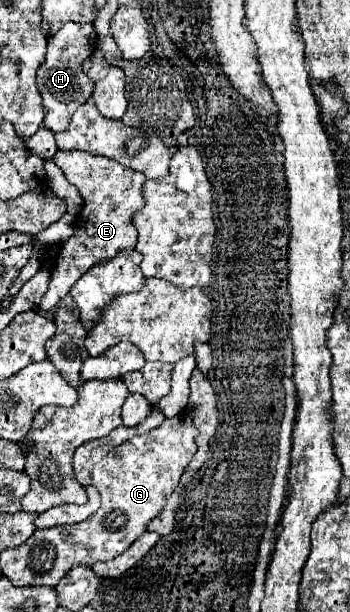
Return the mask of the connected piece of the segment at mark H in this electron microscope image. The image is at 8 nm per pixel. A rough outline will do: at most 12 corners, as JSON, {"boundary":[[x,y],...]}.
{"boundary":[[66,23],[48,39],[38,87],[46,129],[58,133],[92,97],[82,61],[94,25]]}

